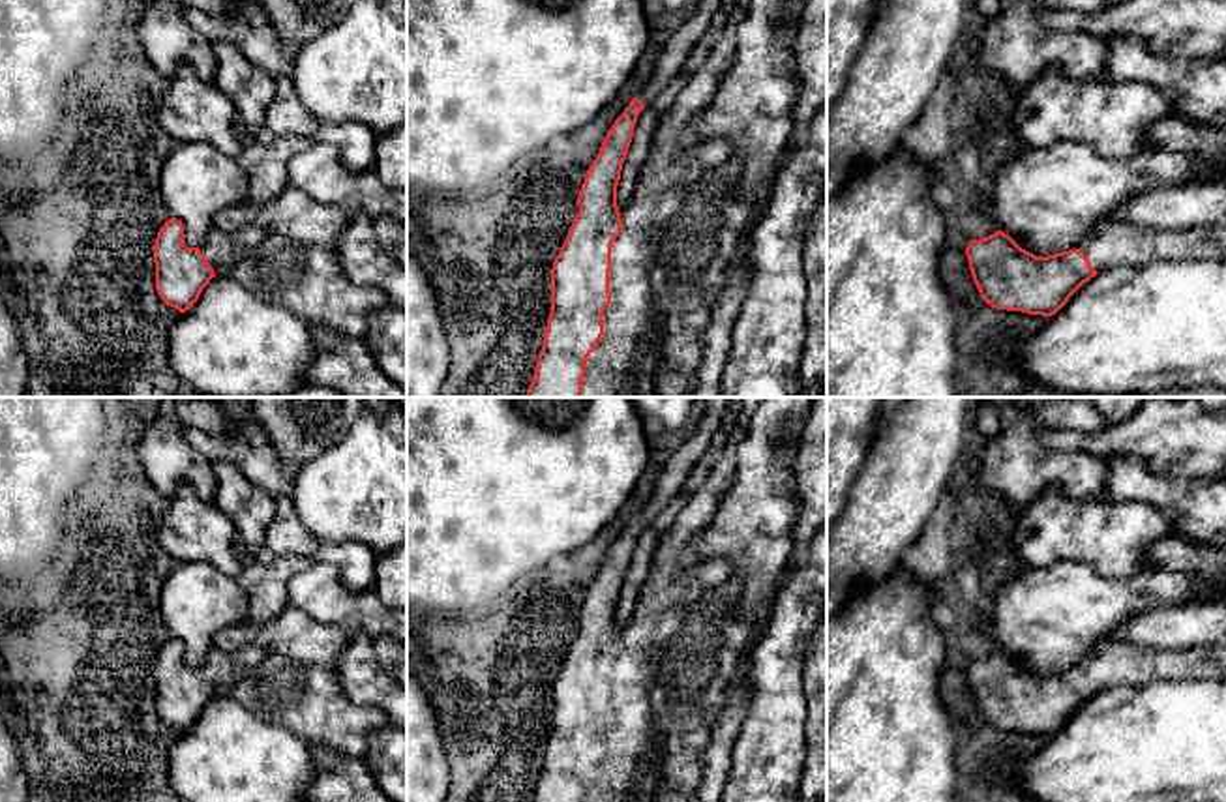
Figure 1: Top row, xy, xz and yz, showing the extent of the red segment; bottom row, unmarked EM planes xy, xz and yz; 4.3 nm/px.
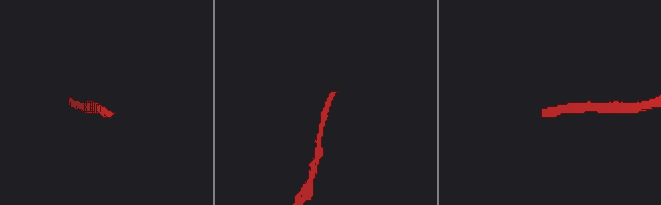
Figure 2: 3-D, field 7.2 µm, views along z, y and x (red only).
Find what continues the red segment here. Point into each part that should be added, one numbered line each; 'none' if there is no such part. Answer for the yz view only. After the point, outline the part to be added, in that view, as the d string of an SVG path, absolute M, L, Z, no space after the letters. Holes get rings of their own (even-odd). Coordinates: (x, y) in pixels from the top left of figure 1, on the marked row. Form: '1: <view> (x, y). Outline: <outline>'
1: yz (1116, 244). Outline: M1114 221L1065 251L1070 249L1082 249L1097 272L1117 266L1144 268L1162 260L1226 259L1226 227L1175 230Z

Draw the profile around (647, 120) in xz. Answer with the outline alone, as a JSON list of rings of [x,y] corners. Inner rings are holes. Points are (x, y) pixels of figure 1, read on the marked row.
[[[720,15],[701,36],[701,39],[692,49],[688,60],[684,62],[680,75],[675,82],[667,84],[637,116],[634,126],[634,137],[622,163],[620,180],[617,186],[617,206],[619,210],[630,202],[634,193],[639,171],[649,156],[652,137],[656,133],[660,118],[673,107],[679,92],[684,88],[686,81],[692,79],[707,54],[710,52],[712,45],[720,37],[720,22],[724,15]]]

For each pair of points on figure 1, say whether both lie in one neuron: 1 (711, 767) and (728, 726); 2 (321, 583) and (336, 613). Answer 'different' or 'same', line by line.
1: same
2: same

